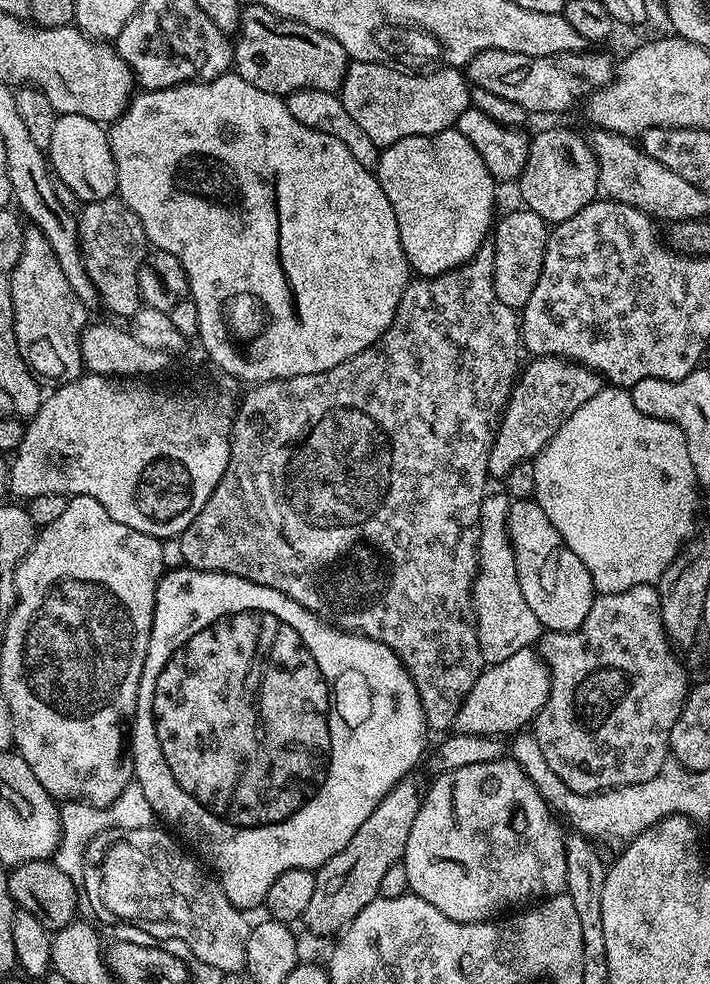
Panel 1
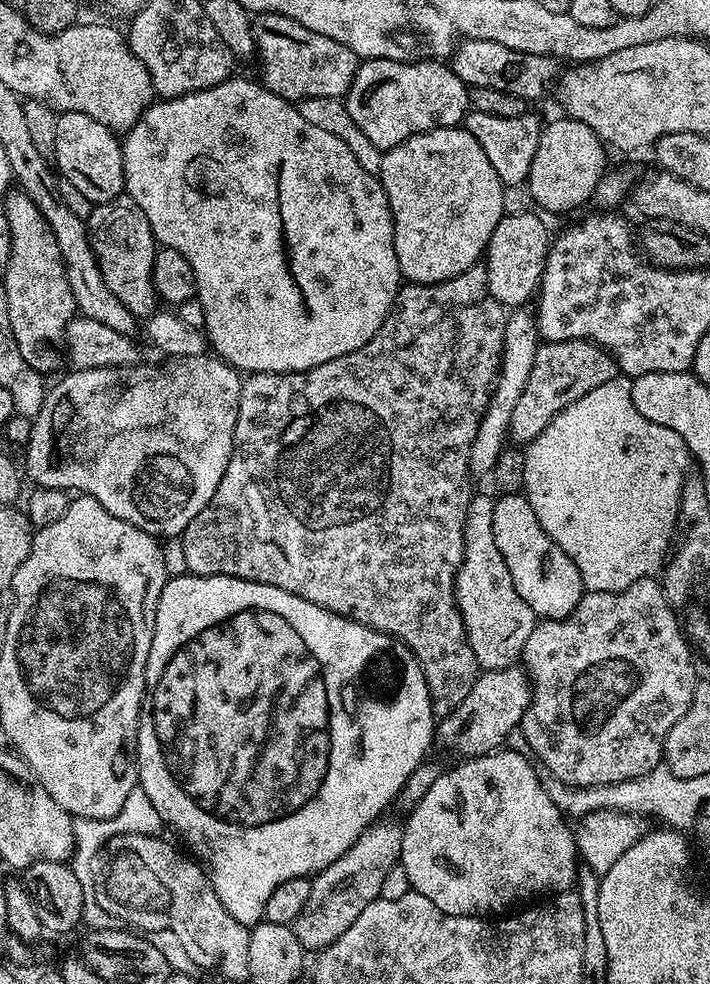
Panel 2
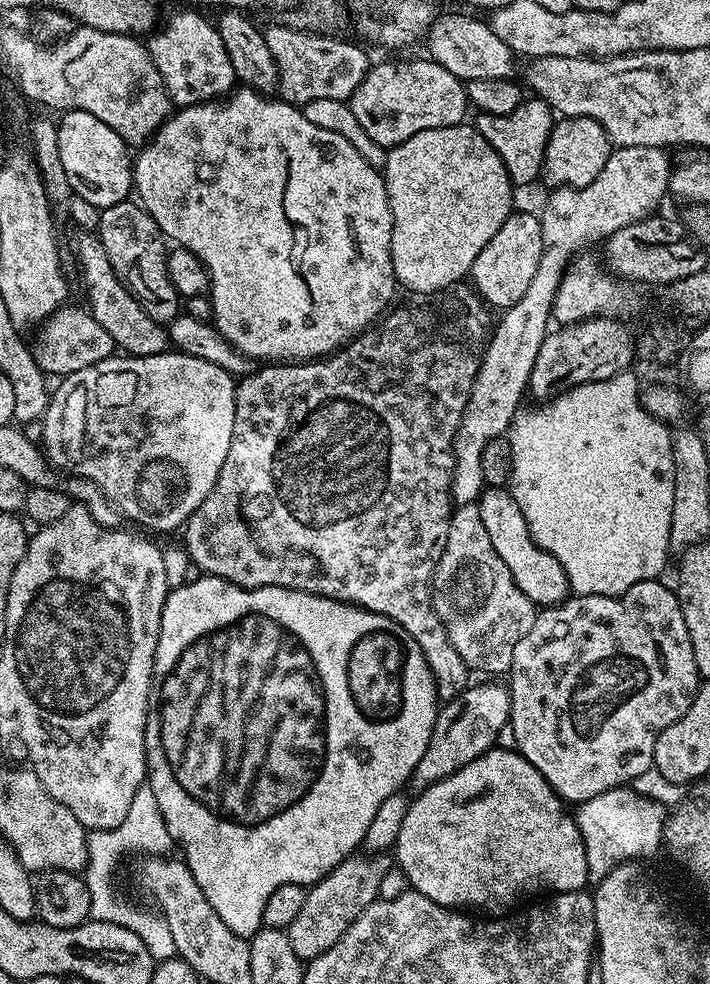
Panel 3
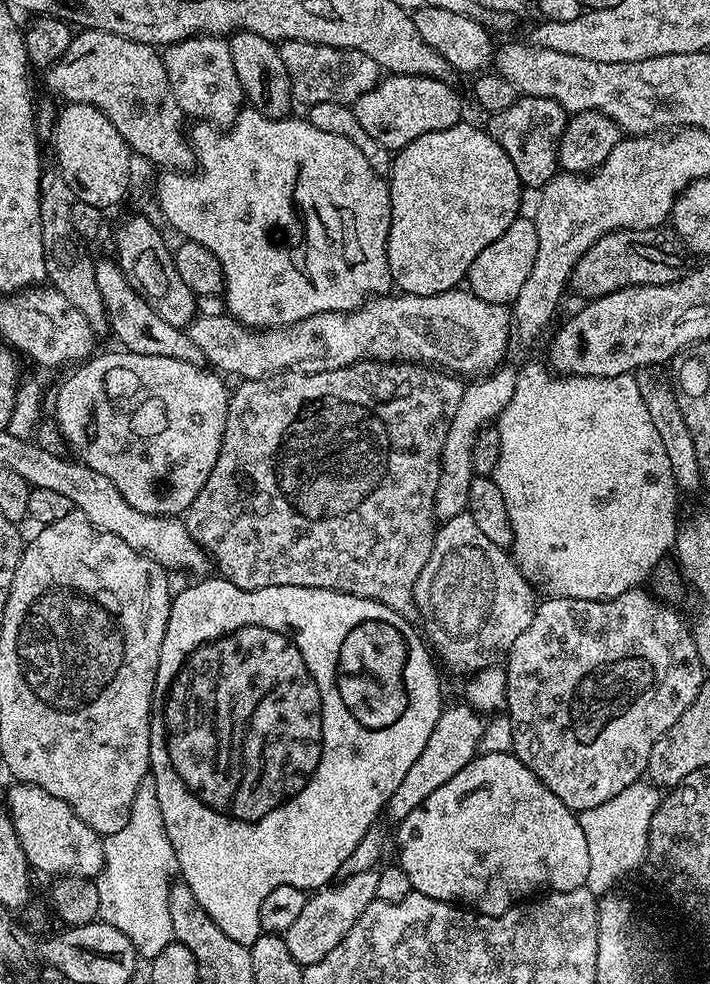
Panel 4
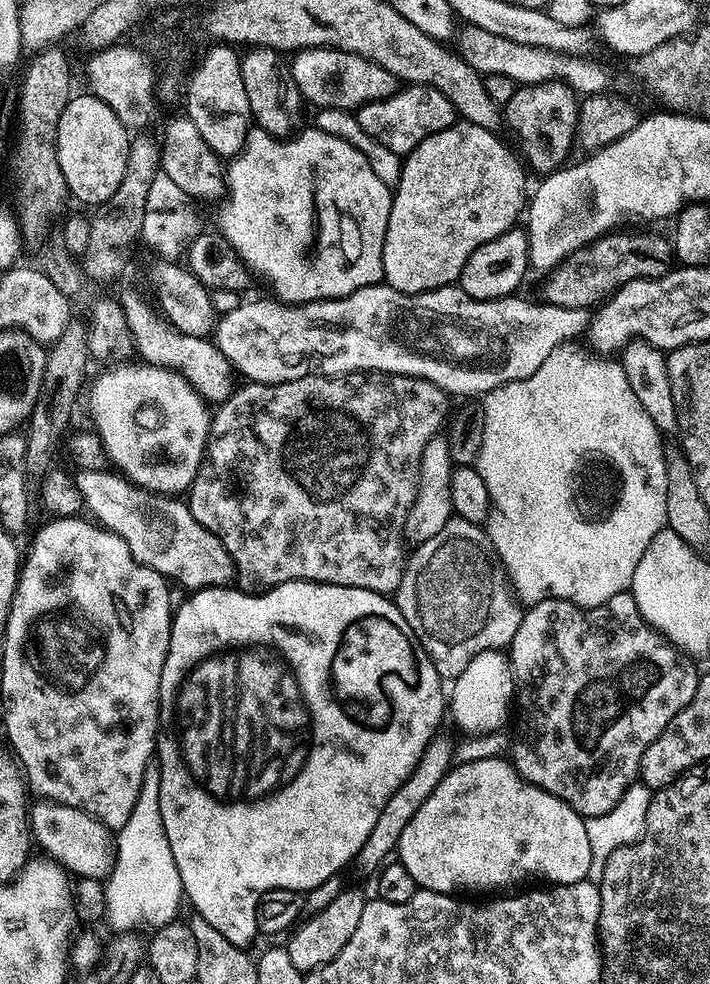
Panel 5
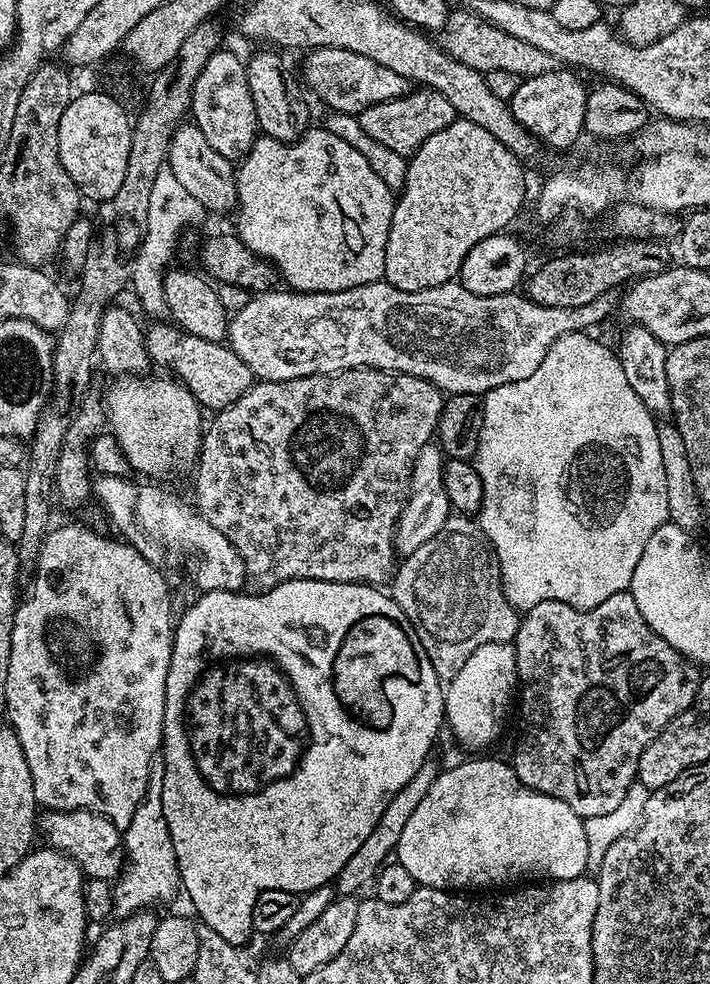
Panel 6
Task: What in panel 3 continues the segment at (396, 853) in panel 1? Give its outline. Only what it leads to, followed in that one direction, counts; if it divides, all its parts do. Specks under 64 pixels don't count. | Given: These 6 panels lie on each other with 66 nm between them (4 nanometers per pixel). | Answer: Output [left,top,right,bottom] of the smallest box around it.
[286,854,393,962]

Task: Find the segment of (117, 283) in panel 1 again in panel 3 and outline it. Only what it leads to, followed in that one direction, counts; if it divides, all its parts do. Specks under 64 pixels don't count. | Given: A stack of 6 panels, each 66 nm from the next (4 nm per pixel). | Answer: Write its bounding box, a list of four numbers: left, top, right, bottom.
[98,199,182,326]

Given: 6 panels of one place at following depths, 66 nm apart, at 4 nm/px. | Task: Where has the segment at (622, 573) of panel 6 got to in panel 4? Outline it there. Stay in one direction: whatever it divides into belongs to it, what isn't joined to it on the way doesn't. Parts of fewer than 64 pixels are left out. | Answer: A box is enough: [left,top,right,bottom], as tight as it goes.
[494,364,678,600]

